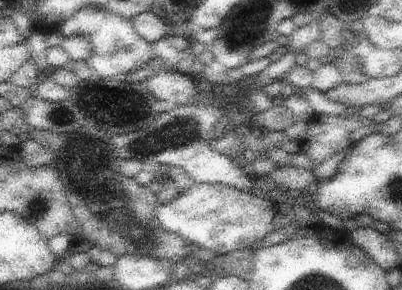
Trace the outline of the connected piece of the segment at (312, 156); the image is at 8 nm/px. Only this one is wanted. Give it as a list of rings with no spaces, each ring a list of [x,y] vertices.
[[[311,114],[307,122],[307,132],[299,142],[299,152],[303,152],[309,164],[319,166],[331,156],[347,150],[369,134],[377,134],[381,126],[363,116],[325,116]]]

